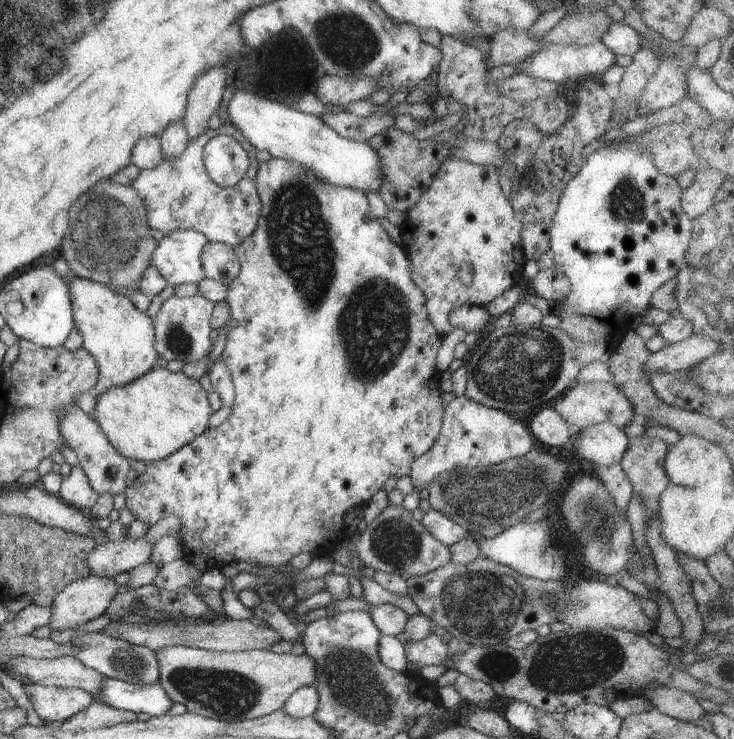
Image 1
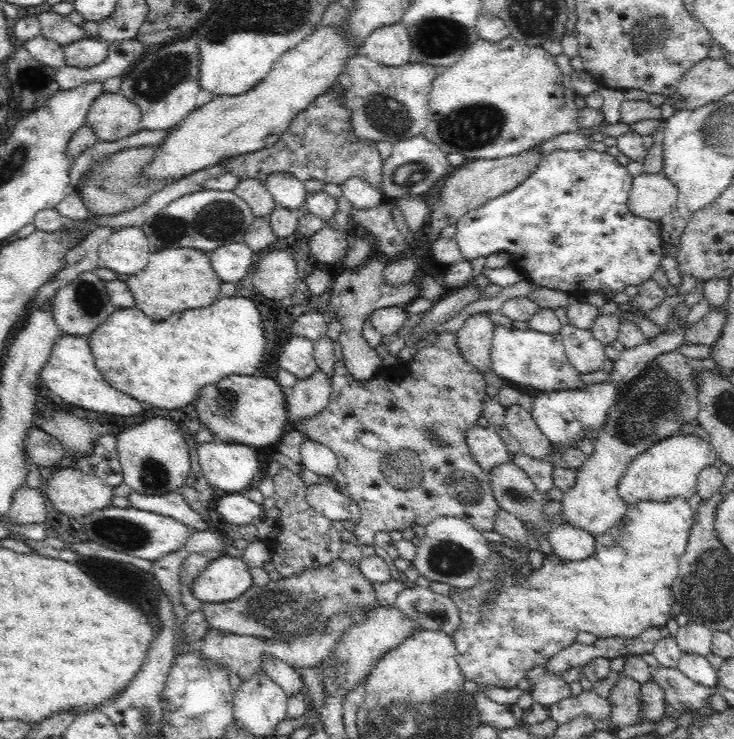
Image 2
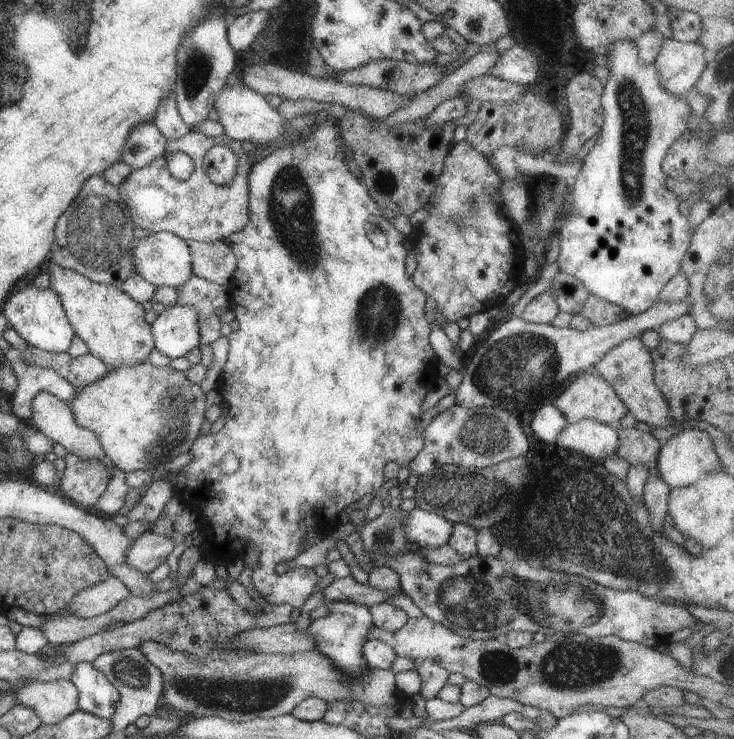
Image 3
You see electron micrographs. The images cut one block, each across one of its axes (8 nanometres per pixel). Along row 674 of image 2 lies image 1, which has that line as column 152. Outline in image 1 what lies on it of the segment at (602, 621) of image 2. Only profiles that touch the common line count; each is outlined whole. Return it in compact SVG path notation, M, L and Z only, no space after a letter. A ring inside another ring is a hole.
M274 157L259 165L255 180L262 203L261 213L254 232L233 248L238 255L241 271L227 285L225 298L231 316L238 321L238 326L229 329L225 349L220 356L236 386L232 413L223 424L213 429L207 428L170 456L146 464L144 473L132 483L128 482L123 492L126 508L136 519L150 526L164 517L177 516L181 520L177 536L185 552L190 552L188 558L192 558L200 570L207 568L207 571L210 570L208 566L221 568L226 562L240 560L252 565L286 566L291 558L301 552L309 552L312 556L329 554L335 546L343 544L344 538L349 537L342 522L348 510L356 507L364 510L368 500L390 476L397 476L398 479L408 476L412 461L430 450L438 438L445 409L436 368L436 355L443 336L429 321L425 303L427 298L412 280L413 266L407 253L390 239L380 219L368 220L370 207L366 194L356 188L332 186L299 162Z

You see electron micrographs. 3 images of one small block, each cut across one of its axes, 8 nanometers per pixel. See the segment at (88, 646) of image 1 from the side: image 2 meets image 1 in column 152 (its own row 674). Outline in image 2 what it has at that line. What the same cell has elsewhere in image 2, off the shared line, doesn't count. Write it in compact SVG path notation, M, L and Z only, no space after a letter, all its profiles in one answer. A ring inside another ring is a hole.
M658 667L652 672L650 681L656 681L656 685L662 689L663 704L676 709L707 708L706 700L714 694L714 687L690 680L678 668Z

